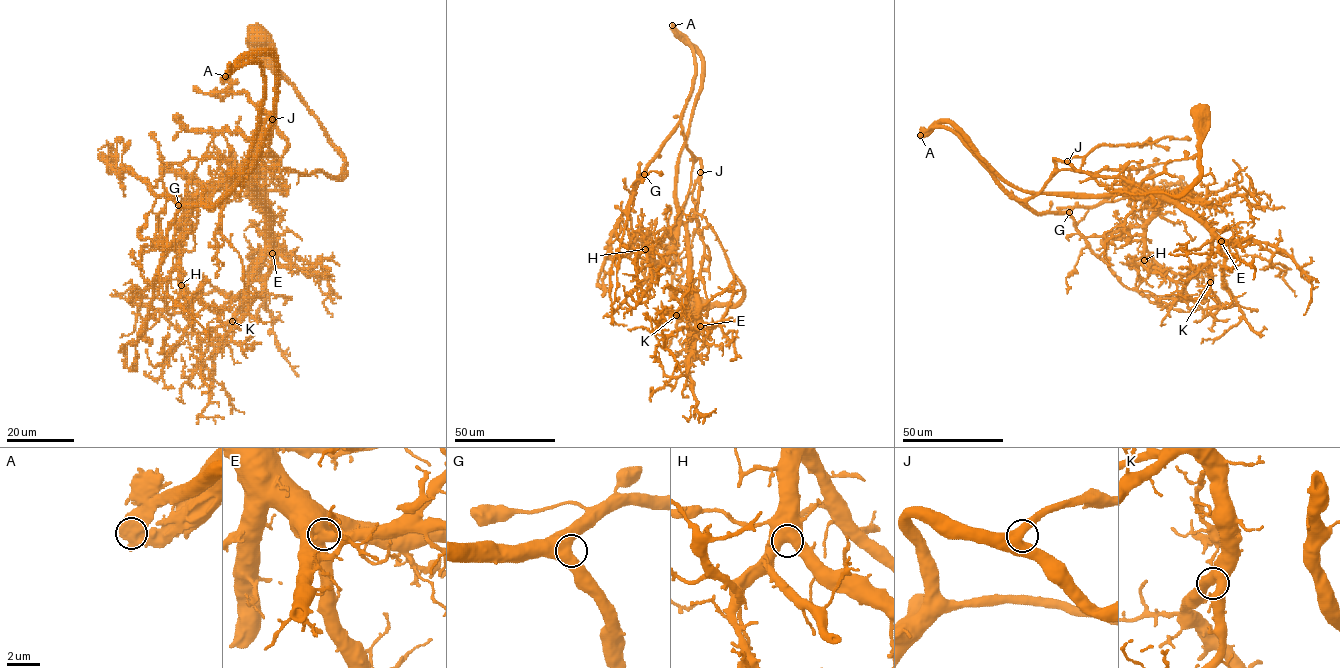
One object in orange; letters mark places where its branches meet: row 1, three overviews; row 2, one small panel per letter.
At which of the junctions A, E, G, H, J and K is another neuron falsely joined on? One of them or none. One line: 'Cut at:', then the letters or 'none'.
Cut at: A

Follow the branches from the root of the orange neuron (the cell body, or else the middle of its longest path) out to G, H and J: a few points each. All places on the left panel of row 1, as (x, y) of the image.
G: (257, 38), (344, 169), (328, 176), (250, 165), (232, 175), (245, 179), (215, 205), (178, 205)
H: (257, 38), (258, 50), (312, 112), (344, 169), (328, 176), (250, 165), (215, 186), (182, 226), (181, 285)
J: (257, 38), (344, 169), (328, 176), (259, 164), (232, 176), (247, 171), (262, 123), (272, 119)

